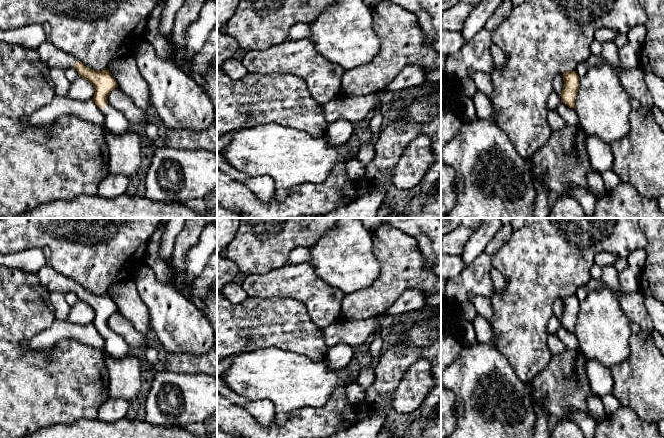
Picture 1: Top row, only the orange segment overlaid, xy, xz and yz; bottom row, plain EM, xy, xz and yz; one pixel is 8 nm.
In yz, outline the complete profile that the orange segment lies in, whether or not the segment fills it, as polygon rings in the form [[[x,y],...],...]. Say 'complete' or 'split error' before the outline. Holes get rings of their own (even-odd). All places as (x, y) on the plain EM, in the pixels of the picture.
complete | [[[568,295],[563,298],[563,305],[561,326],[565,327],[569,332],[574,332],[580,301],[576,295]]]

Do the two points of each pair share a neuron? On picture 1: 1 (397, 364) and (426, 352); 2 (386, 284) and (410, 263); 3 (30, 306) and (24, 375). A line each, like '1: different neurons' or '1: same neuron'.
1: same neuron
2: same neuron
3: same neuron

